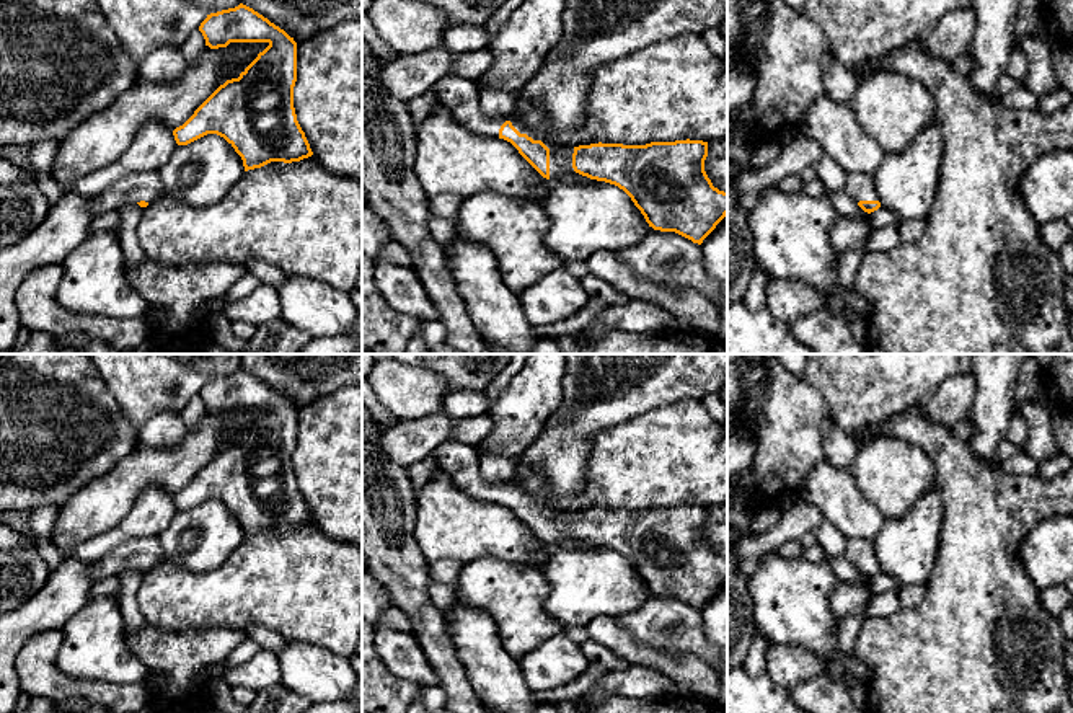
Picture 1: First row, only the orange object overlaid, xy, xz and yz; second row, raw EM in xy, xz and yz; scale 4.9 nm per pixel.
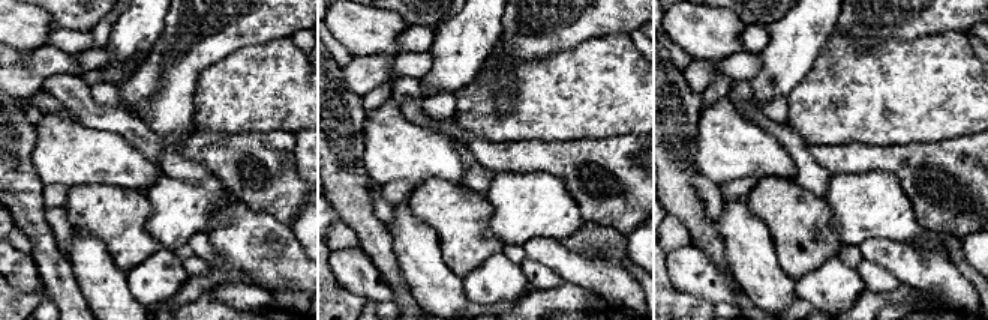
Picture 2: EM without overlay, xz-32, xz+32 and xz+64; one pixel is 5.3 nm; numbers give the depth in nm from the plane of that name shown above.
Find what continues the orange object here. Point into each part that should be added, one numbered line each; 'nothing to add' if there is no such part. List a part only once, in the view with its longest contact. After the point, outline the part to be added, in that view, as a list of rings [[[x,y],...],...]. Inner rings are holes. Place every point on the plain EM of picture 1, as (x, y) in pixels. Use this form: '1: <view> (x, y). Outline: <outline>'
1: xz (459, 460). Outline: [[[447,441],[435,447],[434,455],[439,468],[448,475],[453,486],[475,499],[499,504],[501,491],[510,486],[520,499],[527,499],[533,506],[541,506],[550,514],[550,545],[553,548],[558,548],[564,538],[576,538],[572,534],[574,514],[553,511],[522,491],[514,480],[488,483],[479,472],[479,454],[476,447]]]

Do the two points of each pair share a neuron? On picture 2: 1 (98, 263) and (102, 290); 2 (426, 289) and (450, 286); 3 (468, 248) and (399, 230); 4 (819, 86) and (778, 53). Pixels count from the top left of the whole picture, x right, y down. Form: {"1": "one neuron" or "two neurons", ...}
{"1": "one neuron", "2": "one neuron", "3": "two neurons", "4": "two neurons"}

